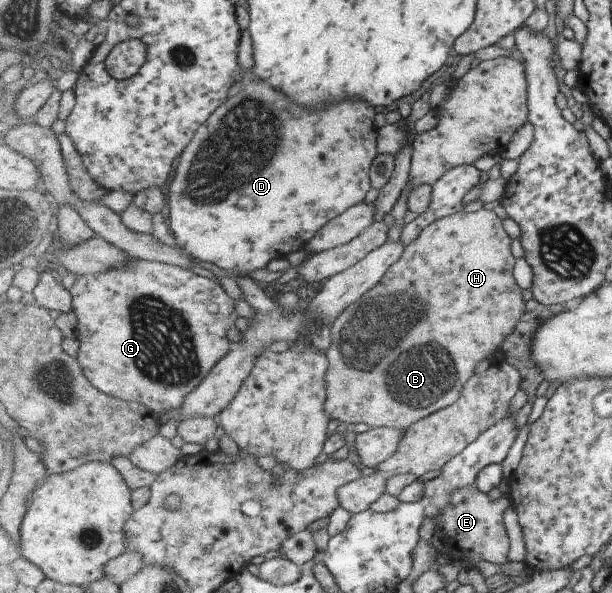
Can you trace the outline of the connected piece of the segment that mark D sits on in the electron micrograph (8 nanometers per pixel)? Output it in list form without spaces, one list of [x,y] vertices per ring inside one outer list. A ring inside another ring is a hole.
[[[252,70],[245,74],[243,81],[244,89],[217,109],[216,114],[200,129],[201,132],[197,134],[197,140],[193,140],[193,144],[188,147],[189,152],[185,152],[181,156],[176,176],[170,184],[170,189],[166,191],[171,207],[170,229],[179,246],[202,261],[216,264],[221,269],[228,271],[229,274],[263,270],[263,268],[269,266],[271,260],[287,258],[291,252],[301,250],[301,248],[305,249],[305,246],[308,246],[311,240],[316,238],[324,226],[333,222],[350,208],[365,202],[367,194],[371,192],[371,188],[374,188],[374,186],[371,186],[371,168],[373,168],[373,162],[376,162],[376,158],[381,154],[378,144],[380,131],[375,126],[376,106],[369,106],[361,100],[347,100],[347,102],[337,104],[333,108],[327,108],[319,114],[317,112],[309,114],[309,112],[301,112],[301,108],[295,106],[291,102],[291,98],[287,98],[281,91],[274,89],[269,82],[266,83],[263,79],[257,77]]]

